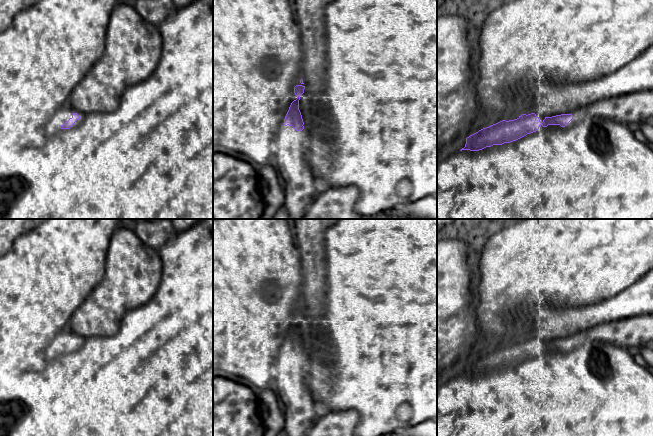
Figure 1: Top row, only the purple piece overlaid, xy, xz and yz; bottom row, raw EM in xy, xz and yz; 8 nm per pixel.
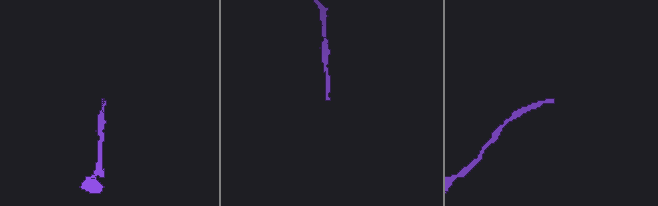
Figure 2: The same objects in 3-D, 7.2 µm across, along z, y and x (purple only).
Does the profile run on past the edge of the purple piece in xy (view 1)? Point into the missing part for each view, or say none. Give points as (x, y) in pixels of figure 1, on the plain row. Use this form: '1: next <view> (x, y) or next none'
1: next none

